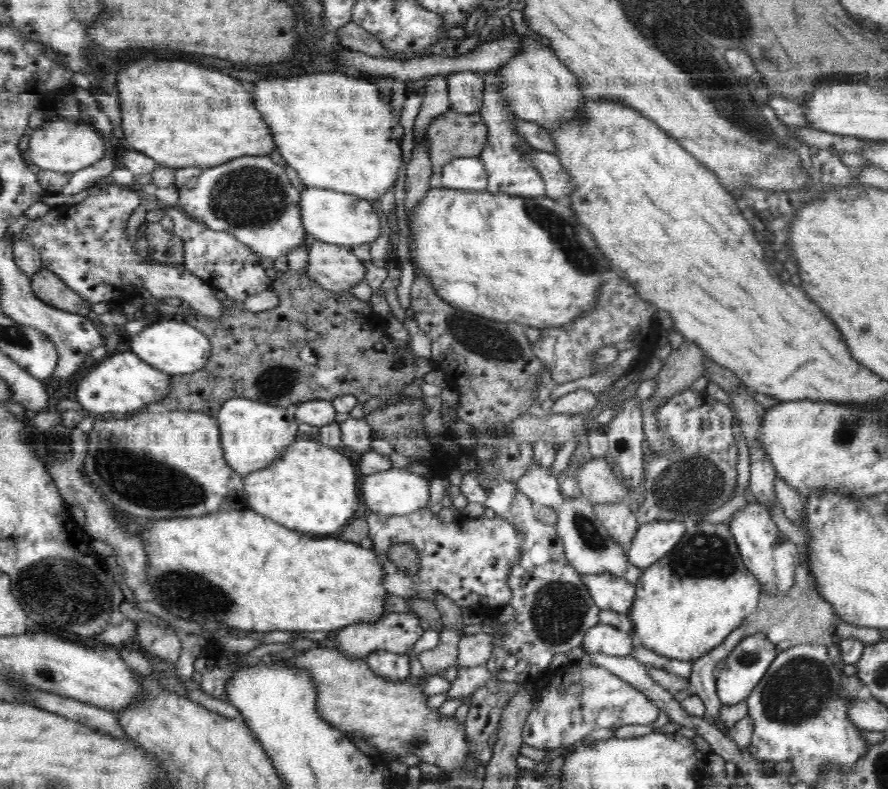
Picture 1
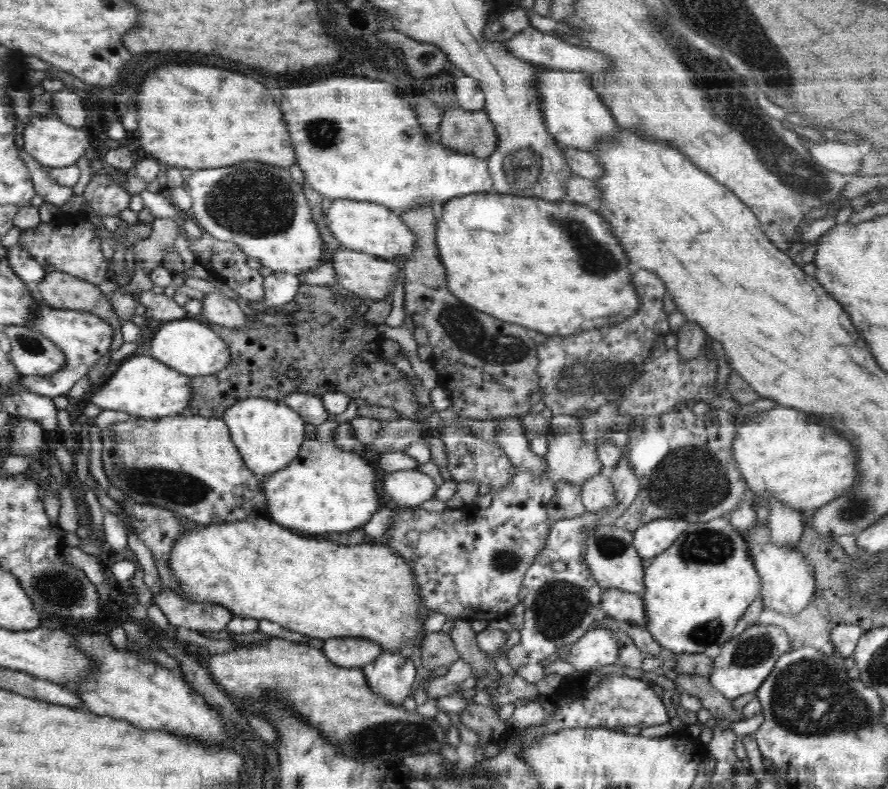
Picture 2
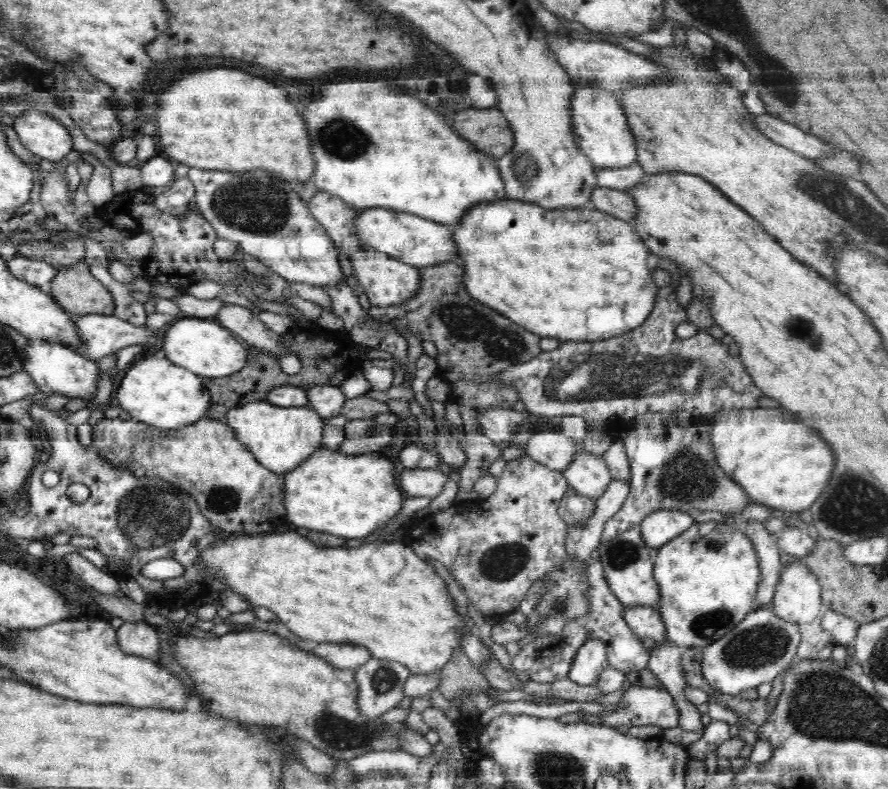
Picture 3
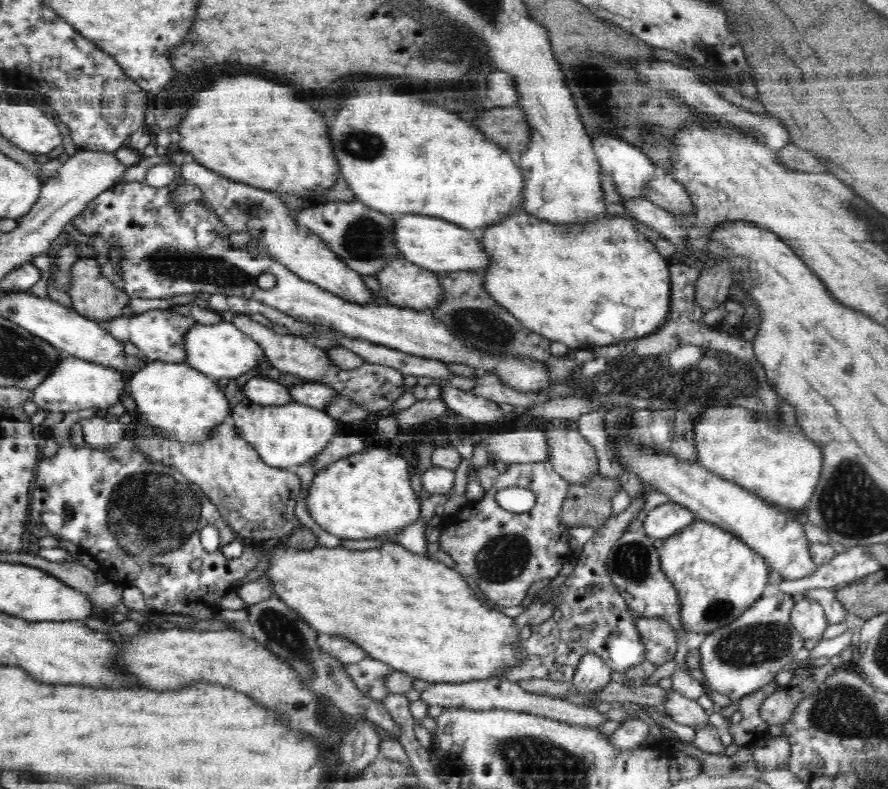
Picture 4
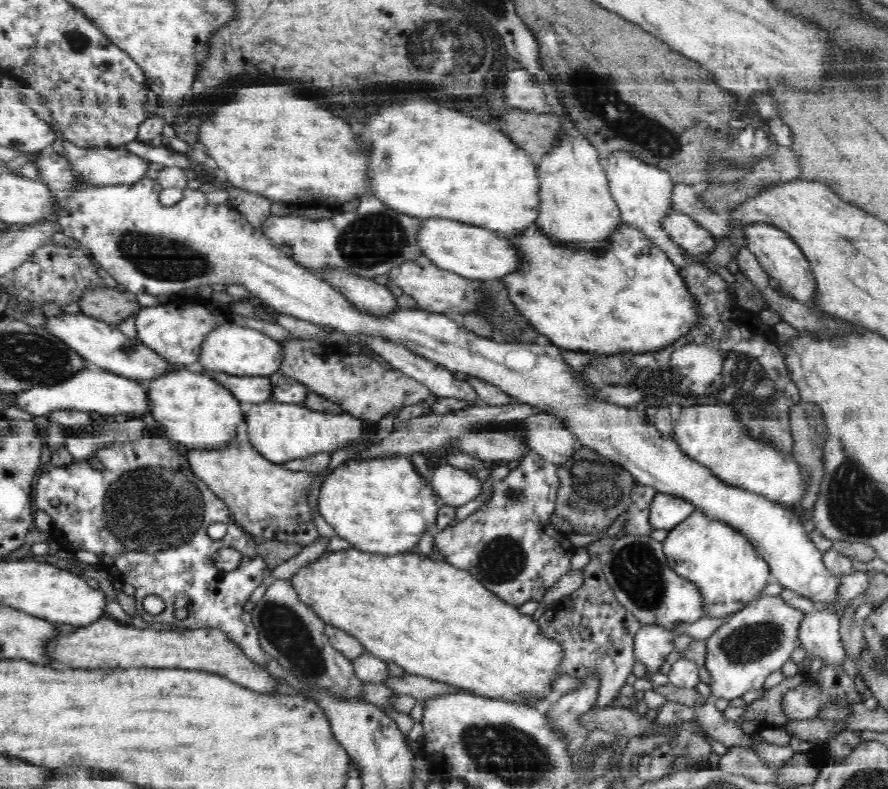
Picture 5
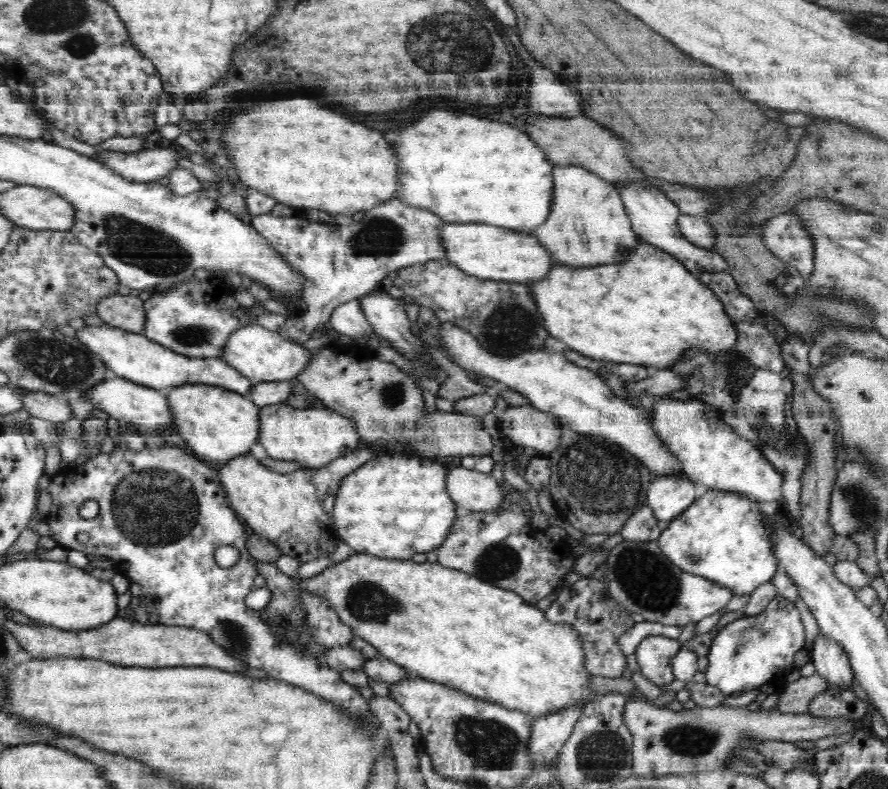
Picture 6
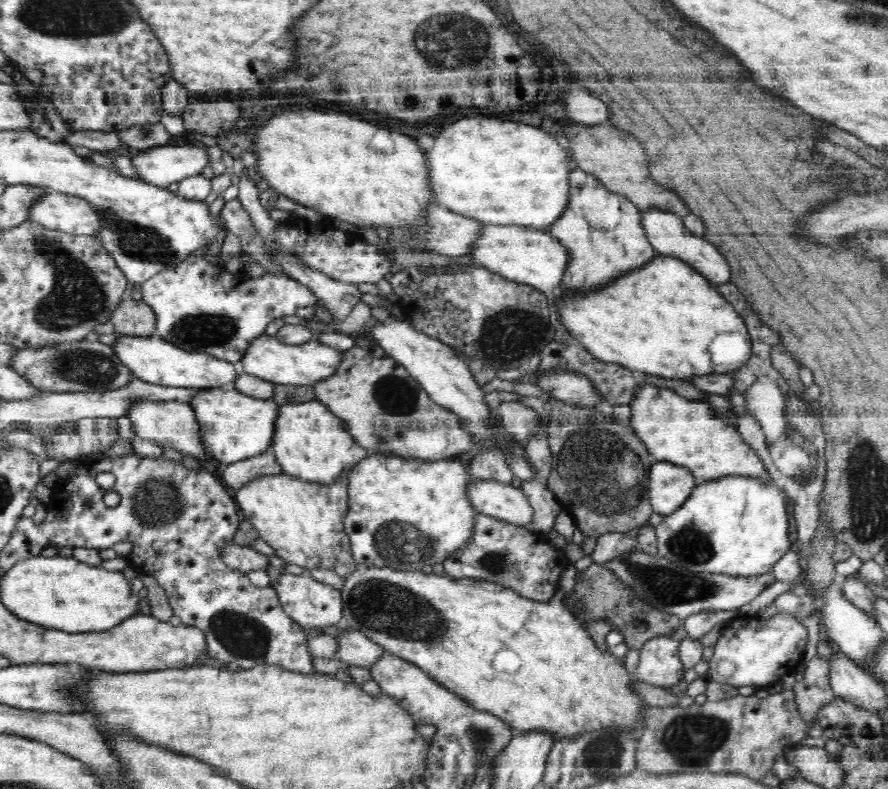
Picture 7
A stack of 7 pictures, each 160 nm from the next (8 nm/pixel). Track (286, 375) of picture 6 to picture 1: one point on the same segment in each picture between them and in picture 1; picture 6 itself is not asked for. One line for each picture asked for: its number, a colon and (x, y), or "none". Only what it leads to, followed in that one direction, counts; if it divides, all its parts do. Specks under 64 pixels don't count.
1: (169, 344)
2: (190, 347)
3: (201, 345)
4: (221, 350)
5: (240, 351)

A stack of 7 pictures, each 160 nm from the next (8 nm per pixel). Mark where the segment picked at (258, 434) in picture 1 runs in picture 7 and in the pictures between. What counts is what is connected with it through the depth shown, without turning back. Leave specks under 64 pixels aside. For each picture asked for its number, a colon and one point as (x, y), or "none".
2: (269, 435)
3: (280, 438)
4: (286, 436)
5: (281, 432)
6: (313, 437)
7: (310, 443)

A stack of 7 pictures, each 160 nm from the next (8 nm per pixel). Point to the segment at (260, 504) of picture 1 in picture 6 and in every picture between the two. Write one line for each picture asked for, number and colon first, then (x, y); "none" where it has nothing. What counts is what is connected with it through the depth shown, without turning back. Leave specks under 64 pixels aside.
2: (324, 489)
3: (349, 496)
4: (367, 494)
5: (370, 504)
6: (373, 511)

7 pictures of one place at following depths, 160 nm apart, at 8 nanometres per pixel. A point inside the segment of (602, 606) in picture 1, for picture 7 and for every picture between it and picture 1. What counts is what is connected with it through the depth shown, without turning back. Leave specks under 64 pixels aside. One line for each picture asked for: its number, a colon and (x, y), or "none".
2: (629, 608)
3: (646, 622)
4: (658, 638)
5: (653, 643)
6: (655, 654)
7: (660, 665)

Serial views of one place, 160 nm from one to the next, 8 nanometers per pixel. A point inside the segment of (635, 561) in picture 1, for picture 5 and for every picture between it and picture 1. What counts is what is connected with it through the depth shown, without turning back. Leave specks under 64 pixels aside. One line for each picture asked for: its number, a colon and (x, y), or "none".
2: (653, 538)
3: (662, 526)
4: (665, 520)
5: (666, 511)

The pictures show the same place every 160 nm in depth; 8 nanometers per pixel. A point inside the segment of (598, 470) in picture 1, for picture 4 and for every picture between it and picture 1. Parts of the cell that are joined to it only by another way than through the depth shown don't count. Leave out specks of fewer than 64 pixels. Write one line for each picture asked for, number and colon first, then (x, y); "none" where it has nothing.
2: (582, 457)
3: (552, 449)
4: (521, 446)

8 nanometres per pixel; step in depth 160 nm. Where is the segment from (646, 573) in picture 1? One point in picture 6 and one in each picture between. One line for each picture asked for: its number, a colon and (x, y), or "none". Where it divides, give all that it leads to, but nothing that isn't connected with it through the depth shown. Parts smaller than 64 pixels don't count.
2: (697, 590)
3: (709, 575)
4: (719, 577)
5: (722, 562)
6: (720, 536)

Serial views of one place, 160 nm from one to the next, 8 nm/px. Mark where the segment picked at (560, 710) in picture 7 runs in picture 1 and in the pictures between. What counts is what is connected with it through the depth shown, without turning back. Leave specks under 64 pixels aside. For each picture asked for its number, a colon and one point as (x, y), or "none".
1: (239, 568)
2: (257, 569)
3: (382, 596)
4: (414, 613)
5: (436, 621)
6: (443, 625)

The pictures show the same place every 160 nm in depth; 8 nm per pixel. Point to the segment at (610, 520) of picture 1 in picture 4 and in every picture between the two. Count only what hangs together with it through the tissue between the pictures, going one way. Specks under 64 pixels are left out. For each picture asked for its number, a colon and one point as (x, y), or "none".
2: (597, 492)
3: (588, 474)
4: (572, 456)

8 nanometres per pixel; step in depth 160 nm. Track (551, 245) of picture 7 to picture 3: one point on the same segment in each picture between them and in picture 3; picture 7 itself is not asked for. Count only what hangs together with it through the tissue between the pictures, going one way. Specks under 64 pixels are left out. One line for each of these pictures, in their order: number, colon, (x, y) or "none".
3: (420, 242)
4: (438, 245)
5: (473, 252)
6: (490, 252)

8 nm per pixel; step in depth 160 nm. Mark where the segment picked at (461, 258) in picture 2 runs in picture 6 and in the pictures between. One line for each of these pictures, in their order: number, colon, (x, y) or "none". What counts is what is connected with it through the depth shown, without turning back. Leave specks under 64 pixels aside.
3: (592, 267)
4: (589, 288)
5: (633, 299)
6: (648, 311)

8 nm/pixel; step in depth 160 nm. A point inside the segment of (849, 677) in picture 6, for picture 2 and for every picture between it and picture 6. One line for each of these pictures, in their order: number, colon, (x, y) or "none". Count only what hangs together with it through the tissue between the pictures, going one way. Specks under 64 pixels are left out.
2: (788, 585)
3: (798, 596)
4: (808, 617)
5: (819, 635)

